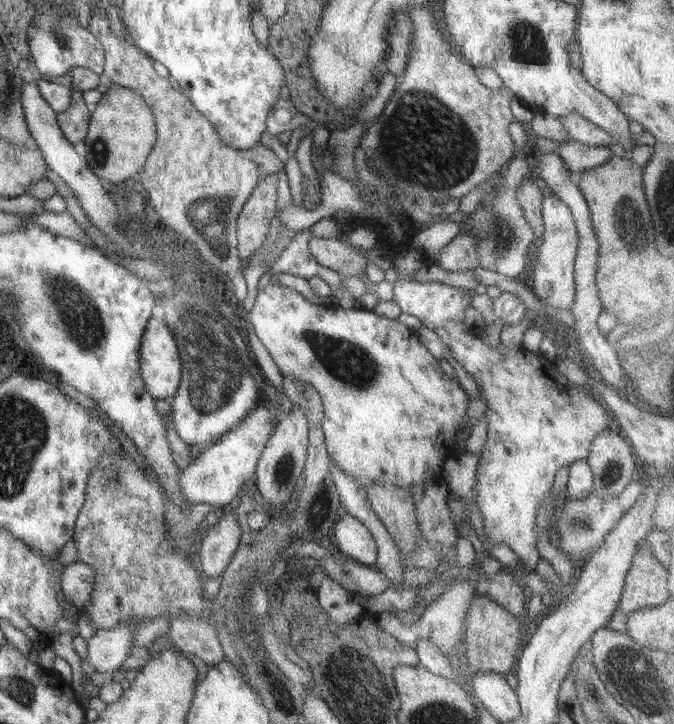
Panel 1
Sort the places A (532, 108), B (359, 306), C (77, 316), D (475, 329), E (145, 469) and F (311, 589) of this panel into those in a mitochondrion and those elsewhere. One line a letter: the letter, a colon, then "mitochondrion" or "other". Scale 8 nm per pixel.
A: other
B: other
C: mitochondrion
D: other
E: other
F: other

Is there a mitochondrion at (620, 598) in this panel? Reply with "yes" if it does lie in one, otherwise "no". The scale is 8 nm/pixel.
no

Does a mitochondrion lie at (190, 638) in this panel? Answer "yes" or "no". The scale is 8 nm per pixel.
no

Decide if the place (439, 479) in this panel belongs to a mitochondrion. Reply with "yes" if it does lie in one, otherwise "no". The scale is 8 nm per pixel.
no

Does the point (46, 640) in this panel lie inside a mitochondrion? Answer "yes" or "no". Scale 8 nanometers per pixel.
no

